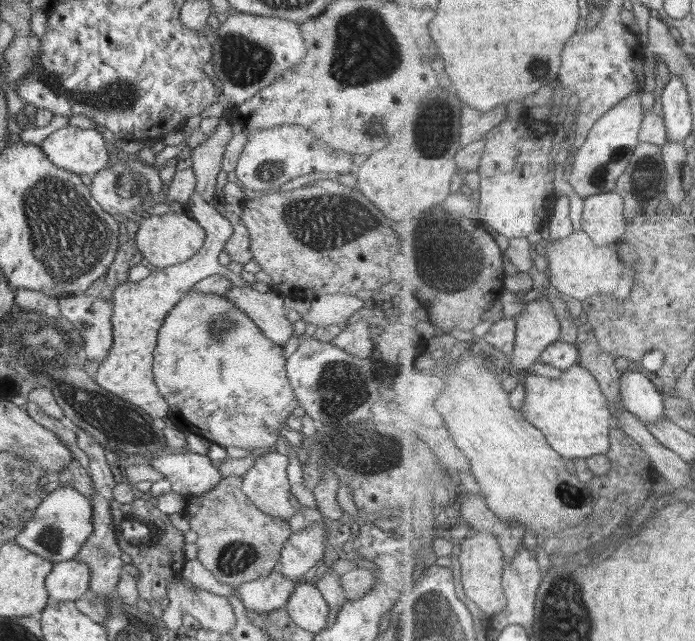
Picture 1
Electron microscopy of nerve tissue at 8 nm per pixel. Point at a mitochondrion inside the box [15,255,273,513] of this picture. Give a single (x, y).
(107, 414)

